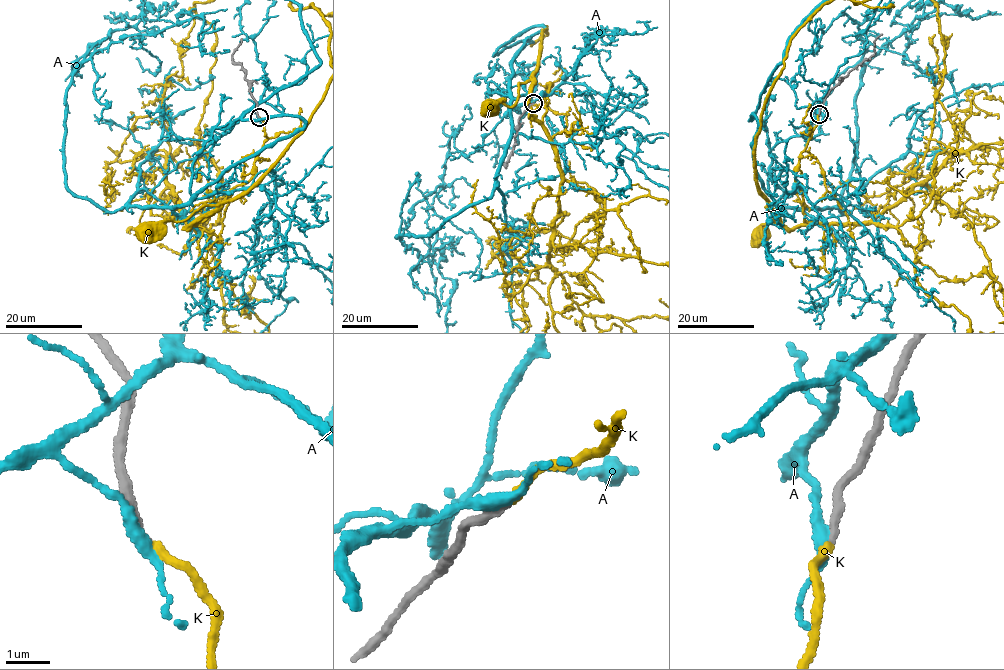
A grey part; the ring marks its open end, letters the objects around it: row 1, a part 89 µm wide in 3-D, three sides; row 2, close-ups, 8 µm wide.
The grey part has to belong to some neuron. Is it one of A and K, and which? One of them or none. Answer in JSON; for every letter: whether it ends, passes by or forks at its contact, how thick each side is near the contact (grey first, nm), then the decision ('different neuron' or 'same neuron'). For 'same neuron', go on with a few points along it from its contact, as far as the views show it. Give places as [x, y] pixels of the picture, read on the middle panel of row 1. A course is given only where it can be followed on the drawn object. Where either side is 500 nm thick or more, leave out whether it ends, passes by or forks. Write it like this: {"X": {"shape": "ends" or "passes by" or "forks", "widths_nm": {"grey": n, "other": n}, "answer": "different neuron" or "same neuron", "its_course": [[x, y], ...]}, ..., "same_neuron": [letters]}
{"A": {"shape": "passes by", "widths_nm": {"grey": 190, "other": 240}, "answer": "different neuron"}, "K": {"shape": "ends", "widths_nm": {"grey": 160, "other": 180}, "answer": "same neuron", "its_course": [[534, 103], [550, 84], [542, 122], [531, 113], [531, 80], [519, 84], [512, 106], [493, 104]]}, "same_neuron": ["K"]}

